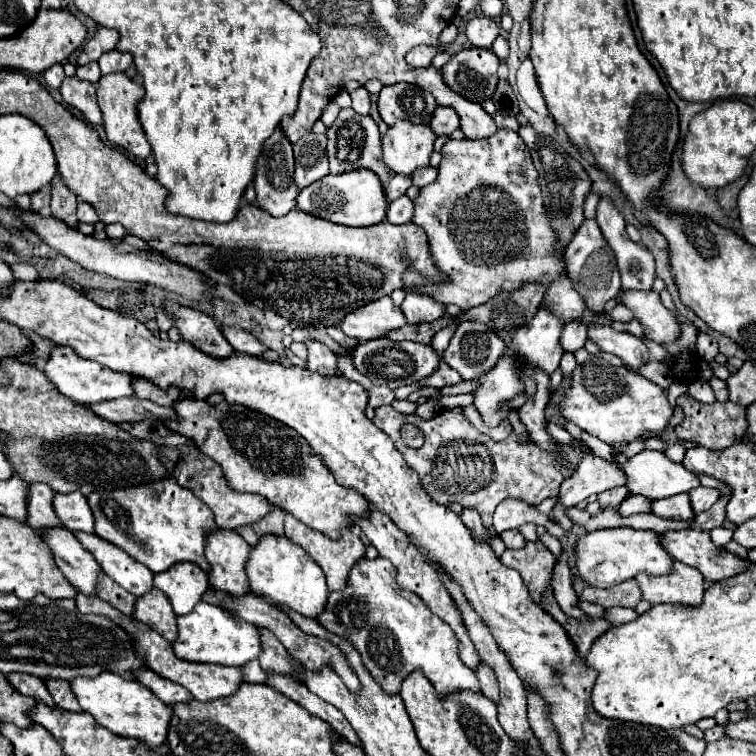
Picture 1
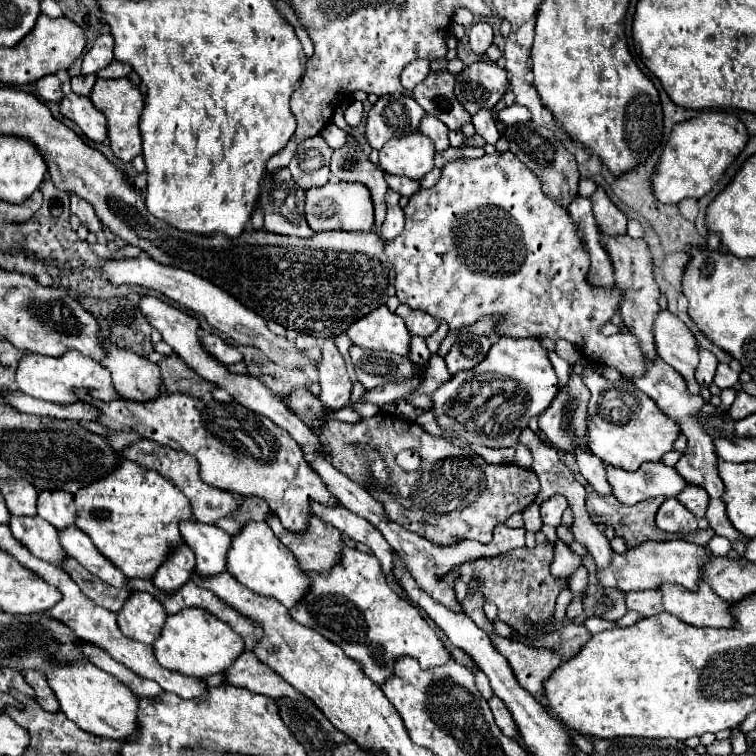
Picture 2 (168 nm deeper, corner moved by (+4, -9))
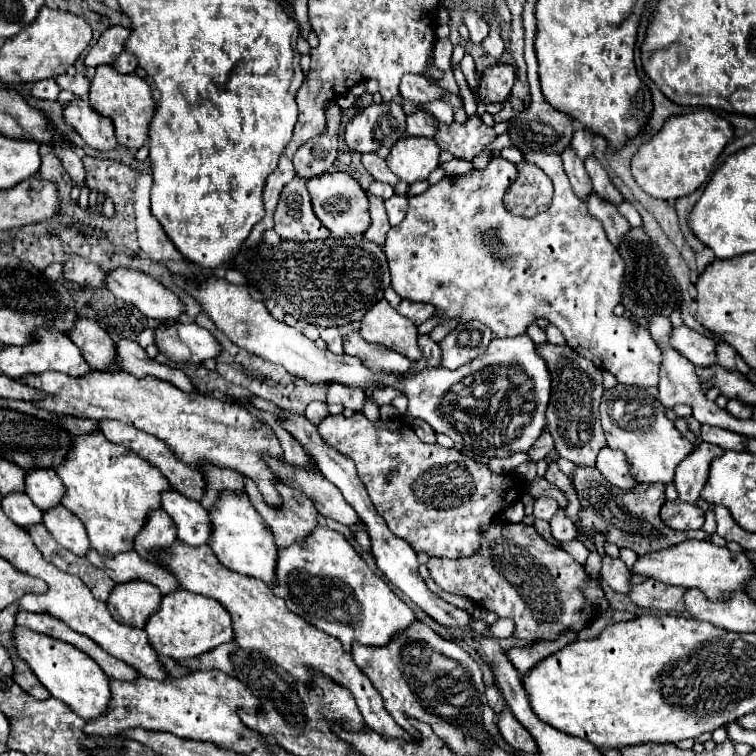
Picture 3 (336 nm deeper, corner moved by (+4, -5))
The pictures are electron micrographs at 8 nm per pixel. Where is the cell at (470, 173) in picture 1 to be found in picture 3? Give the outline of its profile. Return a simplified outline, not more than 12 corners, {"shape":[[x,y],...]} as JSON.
{"shape":[[554,161],[518,169],[410,197],[384,253],[402,299],[516,337],[538,317],[618,383],[658,385],[614,315],[624,261]]}

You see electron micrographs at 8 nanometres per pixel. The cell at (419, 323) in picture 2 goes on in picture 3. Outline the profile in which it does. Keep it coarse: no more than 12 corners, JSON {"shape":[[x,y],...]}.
{"shape":[[402,299],[398,313],[422,325],[434,305]]}

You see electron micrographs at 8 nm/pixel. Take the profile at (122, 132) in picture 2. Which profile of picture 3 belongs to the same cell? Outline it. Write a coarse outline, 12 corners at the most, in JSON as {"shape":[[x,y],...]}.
{"shape":[[96,67],[90,107],[140,149],[156,101],[144,79]]}

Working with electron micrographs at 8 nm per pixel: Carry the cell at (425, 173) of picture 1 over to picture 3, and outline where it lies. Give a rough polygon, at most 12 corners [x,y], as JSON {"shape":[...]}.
{"shape":[[376,153],[362,155],[366,171],[384,183],[396,185],[398,177]]}

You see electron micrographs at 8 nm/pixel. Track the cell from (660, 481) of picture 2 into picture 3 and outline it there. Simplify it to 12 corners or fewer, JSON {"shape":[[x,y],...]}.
{"shape":[[602,447],[596,467],[612,485],[632,489],[636,481],[622,451]]}

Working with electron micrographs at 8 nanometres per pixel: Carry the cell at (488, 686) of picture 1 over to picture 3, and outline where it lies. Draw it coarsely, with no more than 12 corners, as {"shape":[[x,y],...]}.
{"shape":[[504,709],[498,727],[504,741],[526,753],[538,753],[534,737]]}

